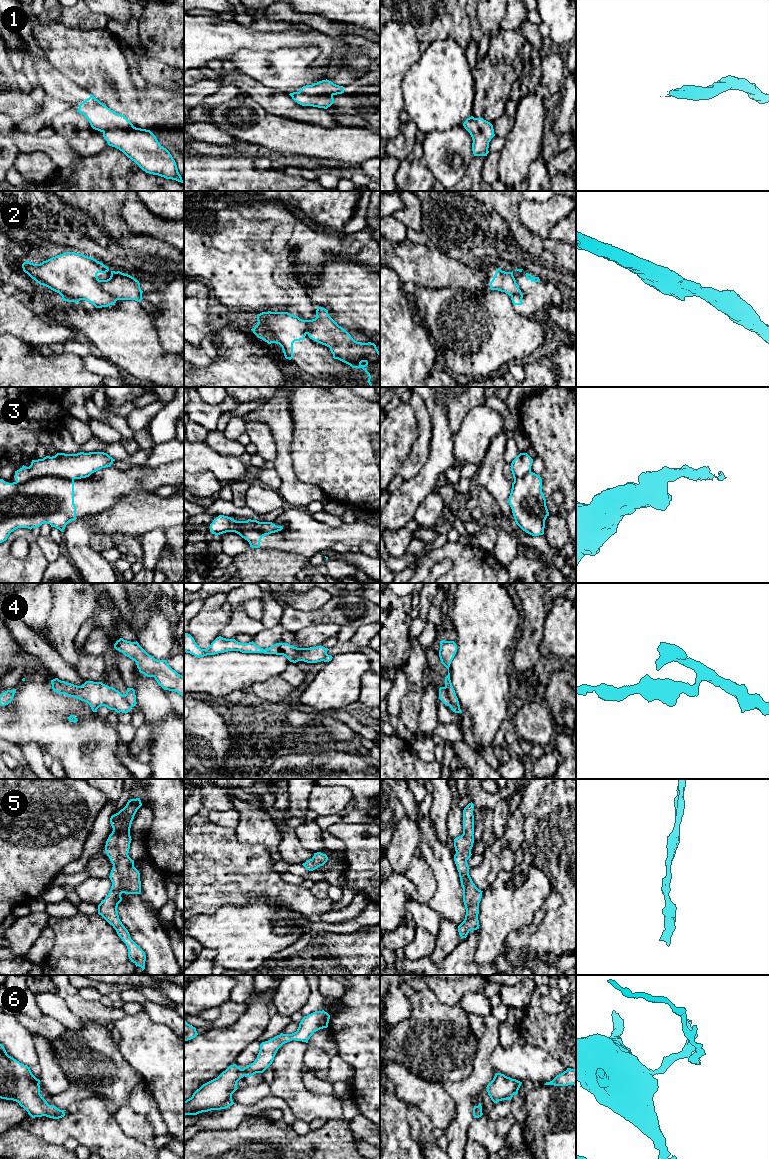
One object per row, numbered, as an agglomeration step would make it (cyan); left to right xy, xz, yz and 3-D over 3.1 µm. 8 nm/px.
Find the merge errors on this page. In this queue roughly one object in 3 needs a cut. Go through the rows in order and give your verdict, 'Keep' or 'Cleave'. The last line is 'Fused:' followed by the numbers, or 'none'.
1: Keep
2: Cleave
3: Cleave
4: Cleave
5: Keep
6: Keep
Fused: 2, 3, 4

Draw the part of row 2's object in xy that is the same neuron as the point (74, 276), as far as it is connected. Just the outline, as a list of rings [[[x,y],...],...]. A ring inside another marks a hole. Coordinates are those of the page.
[[[65,252],[40,264],[26,261],[22,264],[22,268],[37,283],[59,293],[63,301],[78,303],[80,300],[85,300],[96,308],[108,307],[117,301],[106,292],[101,280],[97,277],[98,273],[106,273],[109,268],[92,257],[75,252]]]

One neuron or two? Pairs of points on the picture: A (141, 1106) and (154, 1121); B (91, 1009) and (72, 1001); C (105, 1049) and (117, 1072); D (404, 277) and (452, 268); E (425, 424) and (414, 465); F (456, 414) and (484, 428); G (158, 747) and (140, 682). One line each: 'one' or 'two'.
A: one
B: one
C: one
D: one
E: one
F: two
G: one

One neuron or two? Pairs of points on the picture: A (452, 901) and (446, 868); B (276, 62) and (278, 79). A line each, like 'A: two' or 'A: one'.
A: one
B: one

